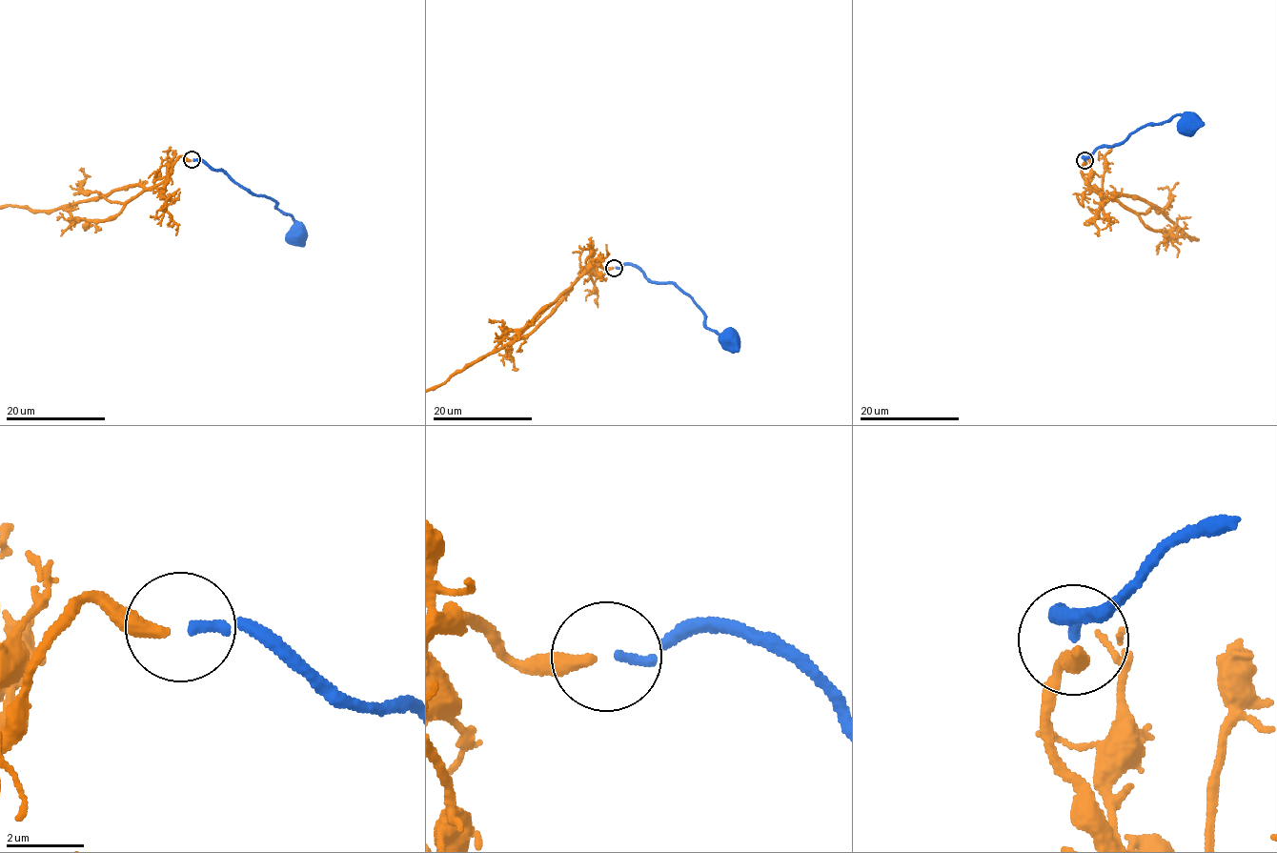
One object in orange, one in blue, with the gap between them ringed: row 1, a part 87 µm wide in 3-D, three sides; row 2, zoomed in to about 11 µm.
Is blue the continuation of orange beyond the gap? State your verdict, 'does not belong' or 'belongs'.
does not belong

